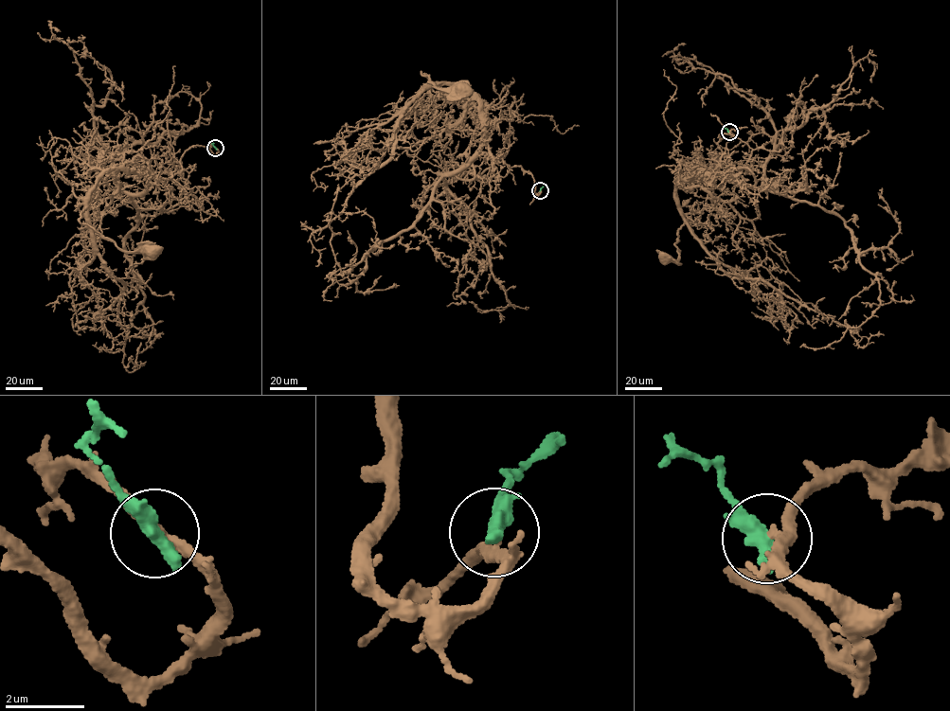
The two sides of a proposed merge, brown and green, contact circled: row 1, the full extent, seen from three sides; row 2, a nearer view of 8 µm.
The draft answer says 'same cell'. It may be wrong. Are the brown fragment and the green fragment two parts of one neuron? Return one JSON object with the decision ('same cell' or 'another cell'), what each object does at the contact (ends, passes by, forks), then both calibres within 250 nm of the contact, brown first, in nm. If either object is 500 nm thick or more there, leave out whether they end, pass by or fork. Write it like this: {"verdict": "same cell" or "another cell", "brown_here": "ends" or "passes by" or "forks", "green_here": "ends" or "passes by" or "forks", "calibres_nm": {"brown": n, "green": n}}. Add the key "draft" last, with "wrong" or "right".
{"verdict": "another cell", "calibres_nm": {"brown": 240, "green": 550}, "draft": "wrong"}

